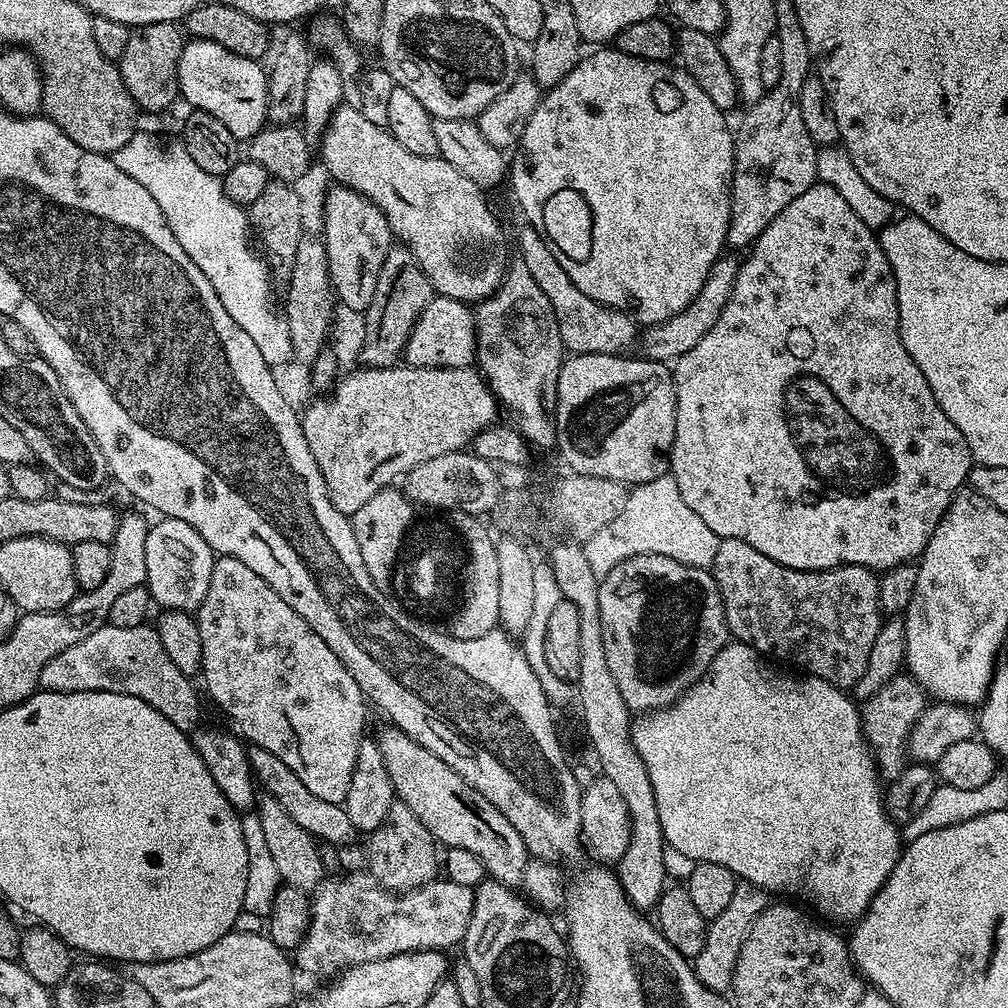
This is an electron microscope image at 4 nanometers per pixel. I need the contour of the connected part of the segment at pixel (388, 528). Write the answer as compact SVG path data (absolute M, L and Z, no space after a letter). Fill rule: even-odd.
M389 486L374 494L374 498L370 498L370 502L362 506L362 510L358 510L350 517L358 550L362 550L362 566L366 566L366 574L370 574L374 586L378 586L378 590L383 592L391 589L392 570L414 524L412 511L414 505L403 491L399 487Z

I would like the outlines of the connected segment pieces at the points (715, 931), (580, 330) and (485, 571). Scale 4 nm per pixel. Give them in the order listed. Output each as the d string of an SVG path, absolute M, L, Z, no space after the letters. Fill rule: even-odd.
M737 883L734 898L730 898L730 906L718 914L708 925L706 942L702 946L702 954L694 958L696 976L710 990L721 994L727 993L732 987L734 966L738 962L738 954L742 954L742 946L754 926L754 922L770 903L769 893L763 888L755 888L752 884Z
M524 226L516 236L516 244L520 247L519 263L538 282L538 290L550 298L550 306L554 306L554 318L558 318L558 334L562 334L565 349L572 354L610 354L618 356L629 351L628 347L638 340L638 325L624 312L616 308L607 308L596 300L590 299L574 282L570 282L570 274L558 266L558 258L552 253L552 245L543 231L536 226Z
M453 512L450 516L451 527L455 528L462 537L463 547L466 549L466 564L472 567L472 572L465 571L462 576L462 595L455 609L456 617L452 620L450 635L459 640L466 638L482 638L491 628L500 624L498 614L498 550L497 537L492 536L490 529L484 525L485 521L474 514Z

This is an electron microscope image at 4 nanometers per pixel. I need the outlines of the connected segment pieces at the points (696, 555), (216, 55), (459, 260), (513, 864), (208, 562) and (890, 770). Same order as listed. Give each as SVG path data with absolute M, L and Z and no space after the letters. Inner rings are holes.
M665 474L645 484L635 485L629 491L626 506L622 506L622 514L618 514L618 518L614 518L614 522L610 522L610 526L602 526L602 530L598 530L598 534L583 541L582 547L586 554L586 562L590 562L590 570L594 570L596 577L602 578L606 574L610 574L610 570L614 570L614 566L618 566L622 562L626 562L626 558L638 554L662 554L666 558L674 558L686 566L711 569L714 554L718 554L720 542L721 537L716 536L714 530L710 530L710 526L706 526L706 522L702 522L702 518L698 518L698 514L694 514L694 510L690 510L690 506L686 506L682 494L678 494L678 482L674 482L672 475Z
M189 39L178 58L179 95L195 111L208 112L238 142L251 140L268 120L268 73L250 58L242 58L218 42Z
M347 106L337 108L330 122L324 127L324 134L318 141L318 158L319 161L321 158L324 162L324 168L329 172L327 175L333 181L343 182L347 187L360 192L367 200L380 207L382 214L386 214L386 222L397 241L405 245L414 242L412 253L420 266L424 265L424 260L426 264L432 264L430 260L434 256L436 260L434 274L442 274L442 276L436 276L436 281L432 283L440 284L439 295L465 302L479 302L495 292L502 279L500 260L496 257L496 243L500 240L500 224L496 221L487 198L484 197L487 196L485 189L470 182L466 174L458 174L458 170L454 170L454 166L450 166L450 162L446 162L441 156L410 154L406 146L398 143L398 138L388 133L387 127L374 126L374 122L368 121L363 114L358 114L358 110Z
M387 727L380 733L375 733L374 739L382 750L382 758L386 762L386 772L390 774L390 782L392 789L396 792L396 799L410 806L410 810L414 810L418 822L422 822L422 826L426 826L426 830L430 830L432 837L445 849L461 848L474 854L474 858L480 860L485 873L497 884L504 884L513 890L519 889L524 883L524 871L530 859L528 847L522 842L522 834L518 834L518 830L510 826L508 819L494 805L486 802L486 798L482 798L482 794L478 794L474 786L470 786L457 772L450 770L450 766L446 766L446 762L442 762L438 754L430 754L426 746L422 746L417 740L407 736L401 728Z
M178 518L157 521L149 527L146 538L146 587L152 603L164 610L195 613L210 590L213 550L194 526Z
M911 674L890 678L890 682L886 682L886 686L878 690L878 694L863 701L860 720L864 726L864 738L868 741L868 747L872 749L876 767L880 769L881 777L885 781L890 782L898 778L898 774L902 774L908 756L908 739L912 727L916 725L929 703L924 687Z

